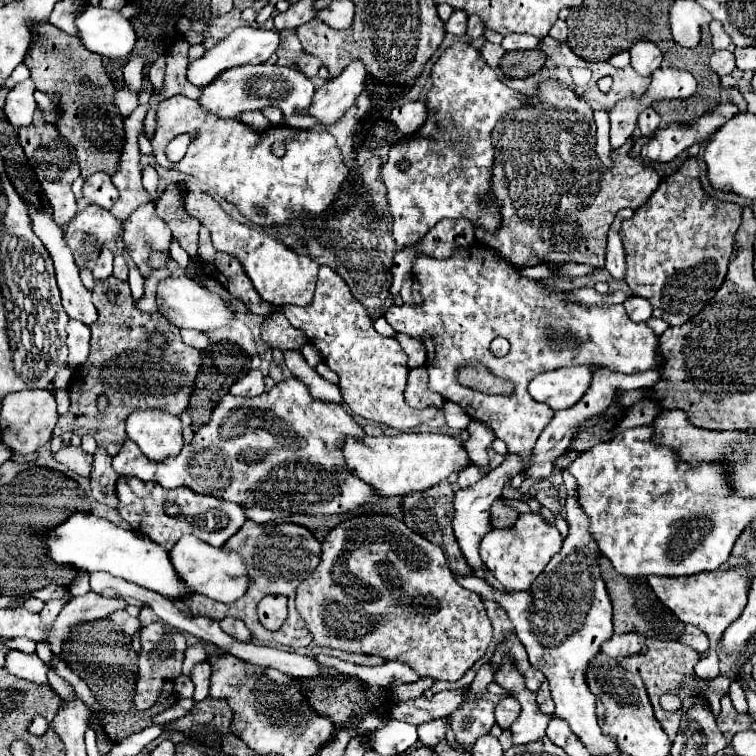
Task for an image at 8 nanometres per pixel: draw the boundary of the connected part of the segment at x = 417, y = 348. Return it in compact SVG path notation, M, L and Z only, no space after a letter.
M395 334L395 340L401 344L401 348L407 352L408 366L410 369L417 366L425 366L425 348L423 342L415 340L415 338L407 338L403 334Z

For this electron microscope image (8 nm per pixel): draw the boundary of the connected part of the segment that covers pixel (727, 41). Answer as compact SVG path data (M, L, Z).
M717 20L711 22L711 36L713 36L713 48L715 50L721 50L721 48L733 50L735 48L735 44L731 44L731 38L723 30L723 24L719 24Z

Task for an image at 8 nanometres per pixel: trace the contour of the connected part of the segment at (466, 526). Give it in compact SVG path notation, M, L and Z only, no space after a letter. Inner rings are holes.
M507 454L503 464L495 470L491 470L489 474L485 474L479 484L471 486L471 488L465 488L465 490L457 490L455 492L455 500L453 500L453 506L455 506L455 514L453 514L453 530L455 530L455 538L459 542L459 548L471 568L471 572L477 576L477 578L483 578L487 580L487 566L483 564L481 556L479 556L479 542L481 538L493 530L491 526L491 514L489 514L489 508L493 504L493 500L497 500L503 492L503 486L507 480L511 480L515 474L523 472L523 466L521 466L521 458L515 456L515 454Z

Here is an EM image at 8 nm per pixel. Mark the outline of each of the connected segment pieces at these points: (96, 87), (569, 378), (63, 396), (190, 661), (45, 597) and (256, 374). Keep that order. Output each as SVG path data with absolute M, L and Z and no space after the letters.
M49 22L31 26L31 48L25 66L33 72L31 80L37 90L59 98L59 134L67 138L77 154L81 176L95 172L115 172L119 162L119 146L123 144L123 118L113 106L113 82L103 68L101 56L87 52L77 36L69 36Z
M571 366L535 376L529 384L533 400L547 404L553 412L575 406L591 386L593 370L589 366Z
M59 389L54 393L57 403L57 412L59 415L65 414L69 410L70 400L69 393L66 389Z
M193 644L185 650L185 662L183 662L183 674L191 674L191 668L199 662L207 660L207 650L203 648L203 644Z
M45 586L45 588L37 590L37 592L29 592L31 598L41 598L43 602L49 602L49 600L55 600L55 598L63 598L65 594L67 594L67 590L61 588L61 586Z
M251 370L249 374L245 374L243 378L239 378L233 386L231 386L231 394L235 396L245 396L245 398L253 398L263 394L265 386L263 386L263 374L259 370Z

